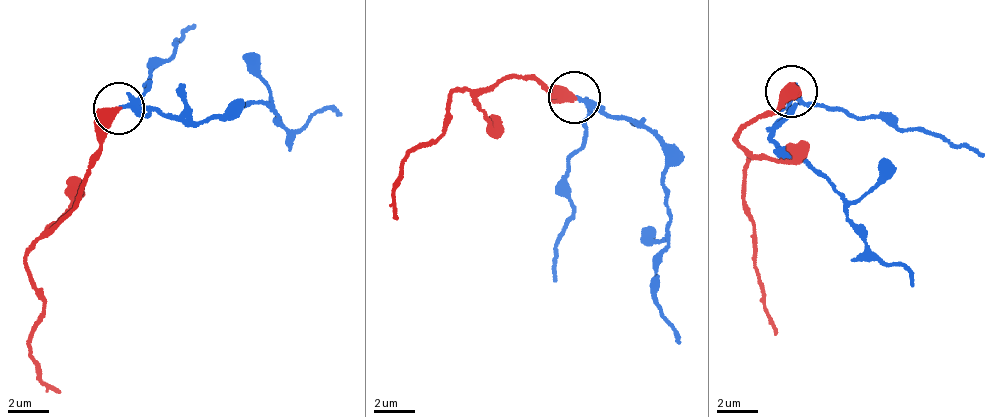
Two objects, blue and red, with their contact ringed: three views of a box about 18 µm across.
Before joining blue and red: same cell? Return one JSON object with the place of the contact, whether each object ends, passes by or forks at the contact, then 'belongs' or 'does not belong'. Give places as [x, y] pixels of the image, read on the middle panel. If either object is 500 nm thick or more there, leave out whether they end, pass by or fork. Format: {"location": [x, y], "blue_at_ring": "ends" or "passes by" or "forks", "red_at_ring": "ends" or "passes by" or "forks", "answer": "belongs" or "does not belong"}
{"location": [574, 97], "blue_at_ring": "passes by", "red_at_ring": "ends", "answer": "does not belong"}

